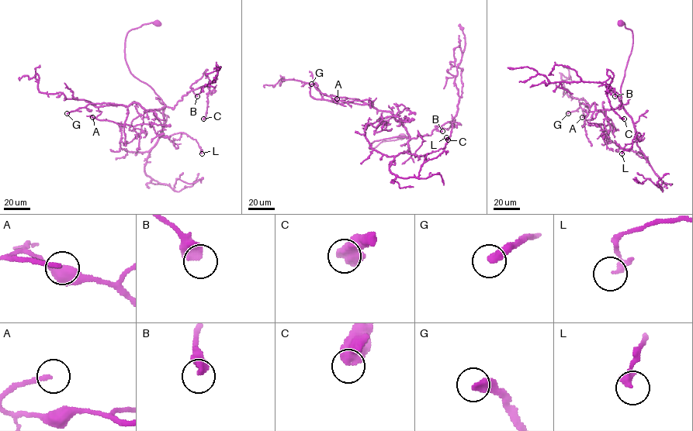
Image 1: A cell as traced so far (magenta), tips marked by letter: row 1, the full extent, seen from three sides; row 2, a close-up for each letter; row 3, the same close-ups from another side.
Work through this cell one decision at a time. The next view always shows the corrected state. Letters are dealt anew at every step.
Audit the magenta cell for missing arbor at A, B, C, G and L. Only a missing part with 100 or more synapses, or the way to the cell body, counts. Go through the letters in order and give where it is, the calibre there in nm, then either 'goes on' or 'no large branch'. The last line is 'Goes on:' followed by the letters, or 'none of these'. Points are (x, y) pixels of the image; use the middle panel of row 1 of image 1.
A: at (337, 98); 170 nm thick; no large branch
B: at (442, 131); 550 nm thick; no large branch
C: at (448, 139); 550 nm thick; no large branch
G: at (311, 84); 380 nm thick; goes on
L: at (446, 137); 300 nm thick; no large branch
Goes on: G

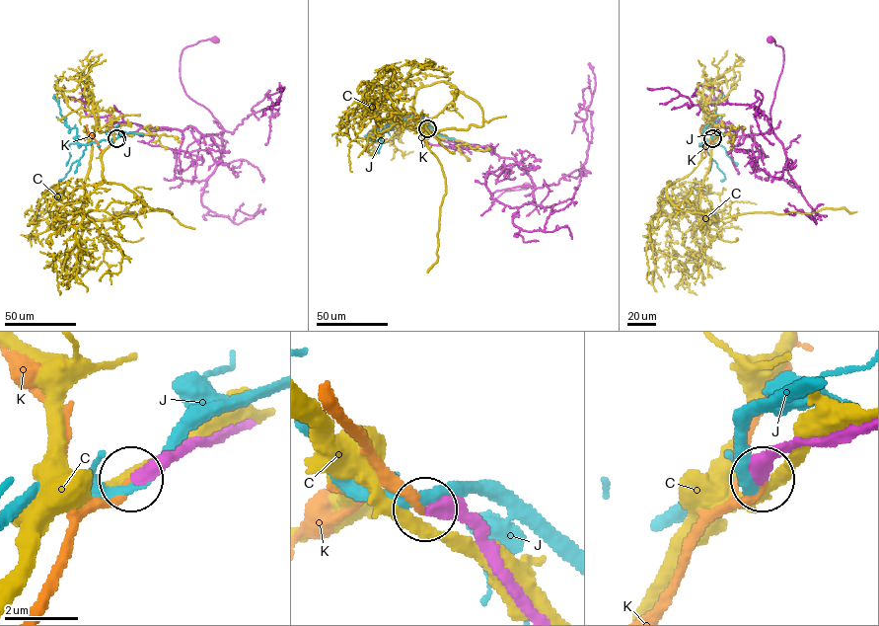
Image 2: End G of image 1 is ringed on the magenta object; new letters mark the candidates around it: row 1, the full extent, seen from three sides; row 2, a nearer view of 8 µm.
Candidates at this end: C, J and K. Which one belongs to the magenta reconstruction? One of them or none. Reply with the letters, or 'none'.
K

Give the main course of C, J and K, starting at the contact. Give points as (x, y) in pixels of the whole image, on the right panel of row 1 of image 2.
C: (713, 138), (695, 168), (670, 182), (679, 201), (709, 219), (826, 208), (856, 211)
J: (712, 138), (703, 142), (706, 144), (713, 141), (715, 102), (722, 96), (722, 98)
K: (712, 138), (705, 150), (699, 130), (703, 125)

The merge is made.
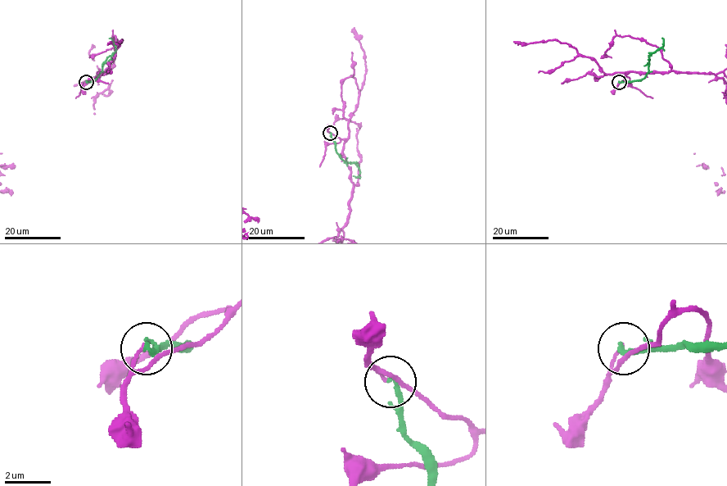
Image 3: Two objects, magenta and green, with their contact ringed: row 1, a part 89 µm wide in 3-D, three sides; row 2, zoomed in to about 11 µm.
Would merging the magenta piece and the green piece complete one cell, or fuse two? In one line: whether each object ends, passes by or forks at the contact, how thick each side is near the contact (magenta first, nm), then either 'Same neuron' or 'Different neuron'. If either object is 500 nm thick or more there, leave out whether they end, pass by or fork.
At the ring magenta ends. At the ring green ends. Thickness 120 nm (magenta) against 240 nm. Different neuron

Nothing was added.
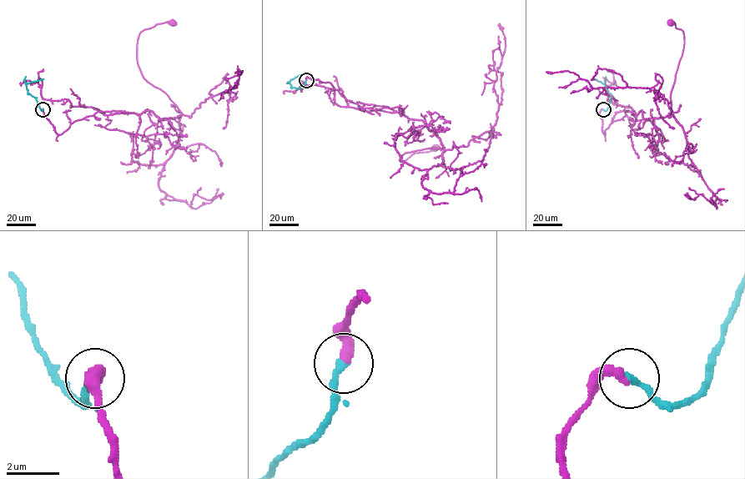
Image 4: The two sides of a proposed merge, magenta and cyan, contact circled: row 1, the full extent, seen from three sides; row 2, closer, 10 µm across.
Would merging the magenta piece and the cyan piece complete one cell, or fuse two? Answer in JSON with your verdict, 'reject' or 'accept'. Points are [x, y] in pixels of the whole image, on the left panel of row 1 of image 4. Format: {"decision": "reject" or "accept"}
{"decision": "accept"}

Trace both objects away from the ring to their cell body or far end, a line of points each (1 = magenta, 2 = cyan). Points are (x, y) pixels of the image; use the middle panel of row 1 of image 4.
1: (306, 80), (329, 82), (354, 103), (387, 106), (422, 119), (444, 148), (406, 152), (400, 161), (435, 147)
2: (306, 80), (299, 88), (293, 88), (289, 83), (307, 72)

